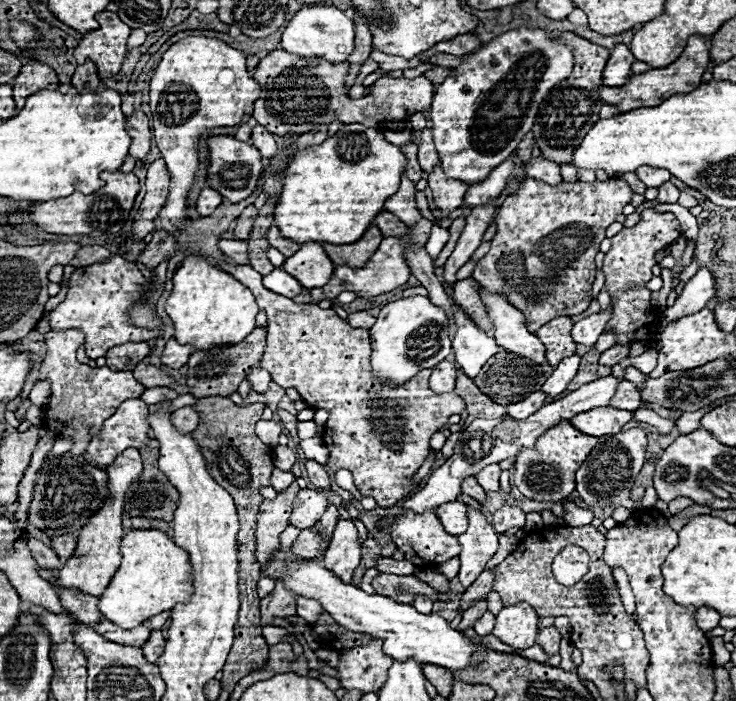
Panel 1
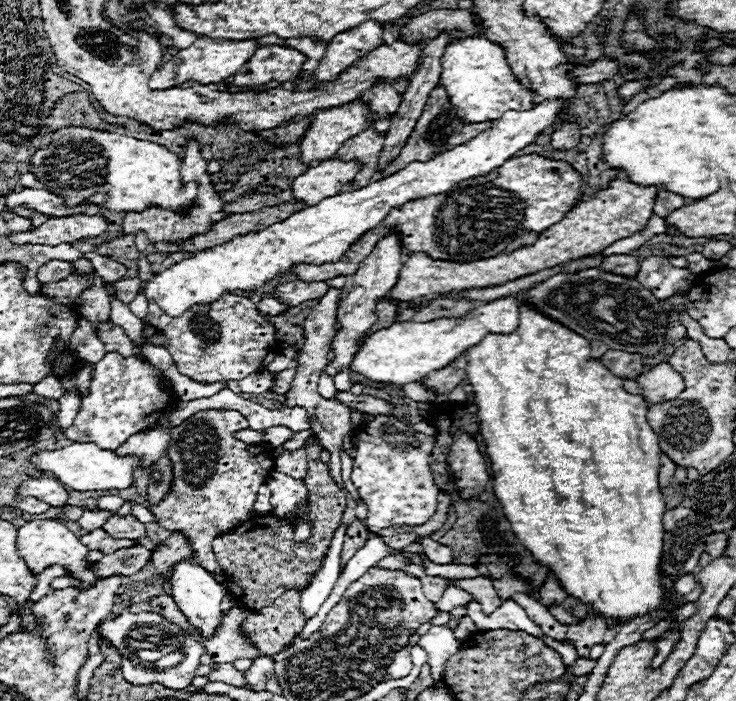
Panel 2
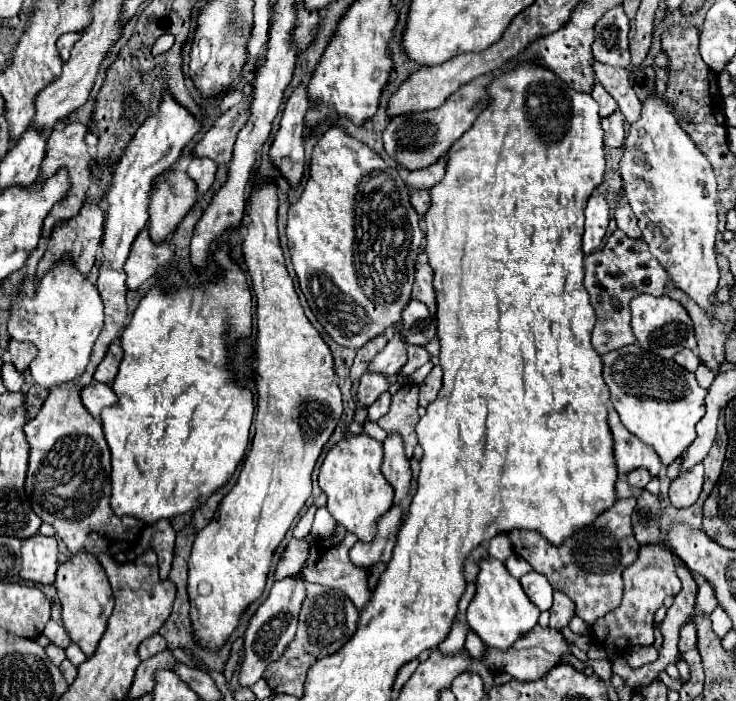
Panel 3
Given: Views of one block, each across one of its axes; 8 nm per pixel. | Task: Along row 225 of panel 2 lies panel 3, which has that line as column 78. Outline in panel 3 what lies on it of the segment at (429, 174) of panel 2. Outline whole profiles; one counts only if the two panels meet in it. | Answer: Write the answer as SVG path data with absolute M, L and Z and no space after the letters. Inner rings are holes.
M64 256L64 262L60 262L56 268L52 268L42 280L40 286L34 288L34 278L26 278L20 286L18 296L12 302L12 312L10 312L10 322L8 322L8 332L14 340L28 340L38 348L38 356L32 360L30 364L30 374L34 378L34 382L46 390L60 386L60 384L68 384L78 380L78 376L84 374L88 362L90 362L90 354L92 354L92 346L102 330L104 324L104 304L100 300L98 290L88 282L88 278L84 278L82 274L78 274L72 268L70 256Z

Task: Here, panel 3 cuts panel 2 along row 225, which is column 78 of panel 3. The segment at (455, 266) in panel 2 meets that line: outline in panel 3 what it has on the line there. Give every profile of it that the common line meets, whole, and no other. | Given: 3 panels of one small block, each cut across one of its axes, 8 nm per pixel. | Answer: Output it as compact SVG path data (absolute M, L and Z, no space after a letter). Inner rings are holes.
M84 552L72 556L66 564L58 568L54 586L58 590L58 598L62 604L62 624L70 640L78 644L86 656L92 656L106 630L106 620L114 608L114 592L110 588L102 564L94 556L88 556Z

